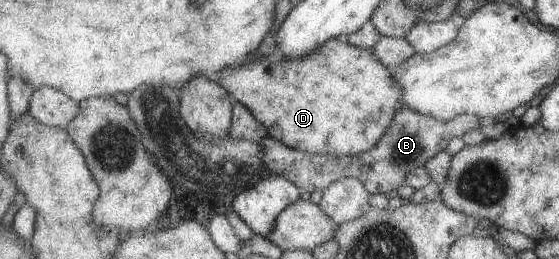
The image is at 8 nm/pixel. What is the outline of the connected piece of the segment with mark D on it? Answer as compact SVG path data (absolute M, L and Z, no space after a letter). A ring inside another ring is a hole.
M340 39L328 40L318 52L312 52L298 61L282 59L267 64L249 59L246 65L234 66L220 85L232 94L235 101L252 110L267 126L270 136L311 154L355 156L367 152L384 137L400 107L403 107L404 88L395 80L389 67L376 57L373 50L350 42L342 43Z

